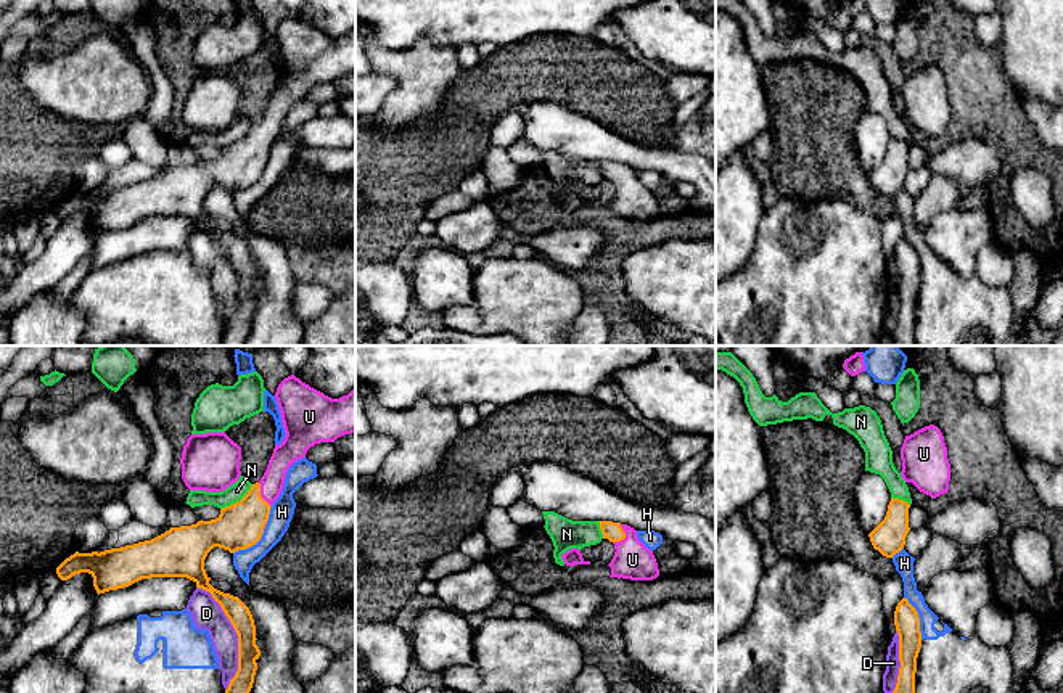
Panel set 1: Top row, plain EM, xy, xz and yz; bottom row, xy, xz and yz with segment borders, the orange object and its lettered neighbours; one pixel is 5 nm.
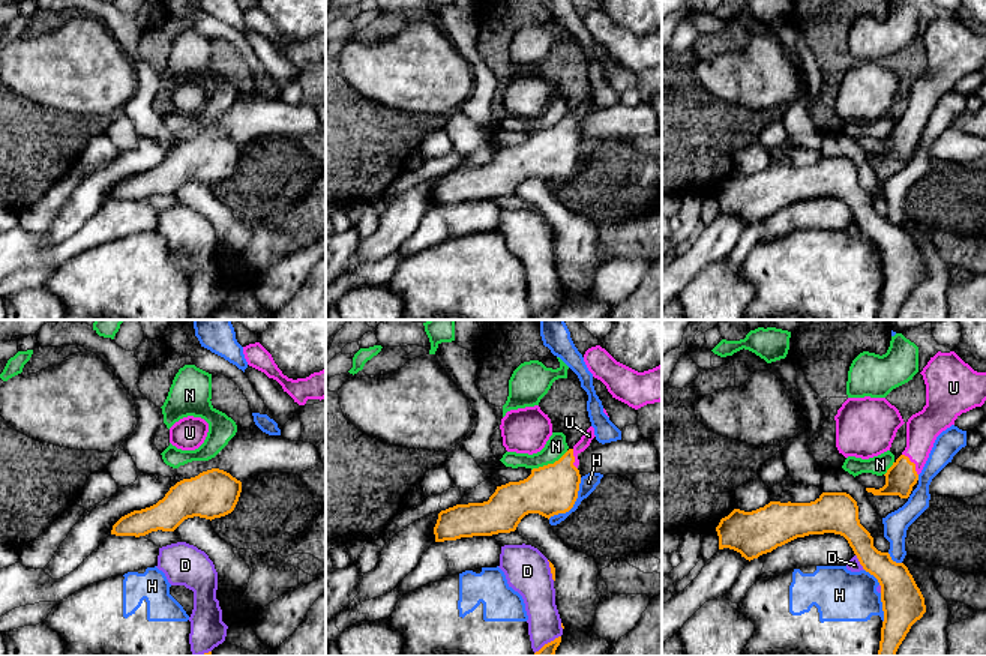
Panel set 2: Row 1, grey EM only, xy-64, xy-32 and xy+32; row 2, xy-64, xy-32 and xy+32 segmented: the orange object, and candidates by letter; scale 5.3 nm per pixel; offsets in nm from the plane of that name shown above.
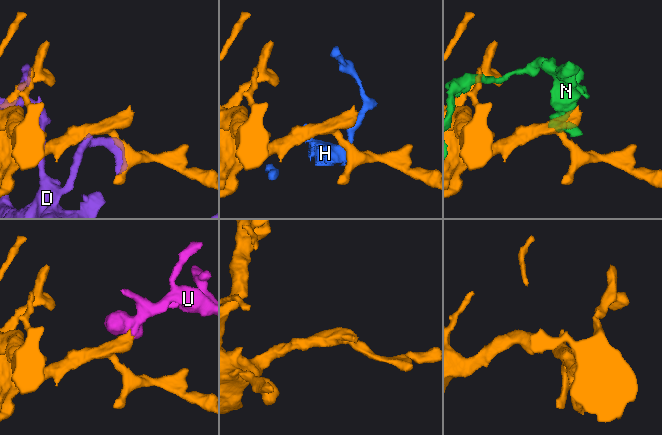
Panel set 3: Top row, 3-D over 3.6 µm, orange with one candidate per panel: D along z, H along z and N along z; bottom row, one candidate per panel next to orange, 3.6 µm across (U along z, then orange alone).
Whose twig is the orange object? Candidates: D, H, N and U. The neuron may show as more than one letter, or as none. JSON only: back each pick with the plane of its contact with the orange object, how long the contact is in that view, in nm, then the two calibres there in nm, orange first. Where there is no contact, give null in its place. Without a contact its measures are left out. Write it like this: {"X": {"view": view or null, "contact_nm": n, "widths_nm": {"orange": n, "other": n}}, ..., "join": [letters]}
{"U": {"view": "xz", "contact_nm": 100, "widths_nm": {"orange": 90, "other": 190}}, "join": ["U"]}

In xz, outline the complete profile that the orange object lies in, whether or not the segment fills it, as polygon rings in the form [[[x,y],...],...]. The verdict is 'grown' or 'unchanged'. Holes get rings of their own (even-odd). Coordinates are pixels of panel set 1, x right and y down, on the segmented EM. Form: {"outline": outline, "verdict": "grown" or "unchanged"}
{"outline": [[[598,521],[603,539],[614,543],[614,556],[608,564],[609,577],[630,580],[653,580],[659,576],[658,563],[637,537],[637,531],[627,524],[613,521]]], "verdict": "grown"}

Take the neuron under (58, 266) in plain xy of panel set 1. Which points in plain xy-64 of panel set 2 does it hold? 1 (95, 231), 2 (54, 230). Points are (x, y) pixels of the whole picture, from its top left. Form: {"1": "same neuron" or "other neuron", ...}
{"1": "other neuron", "2": "same neuron"}

